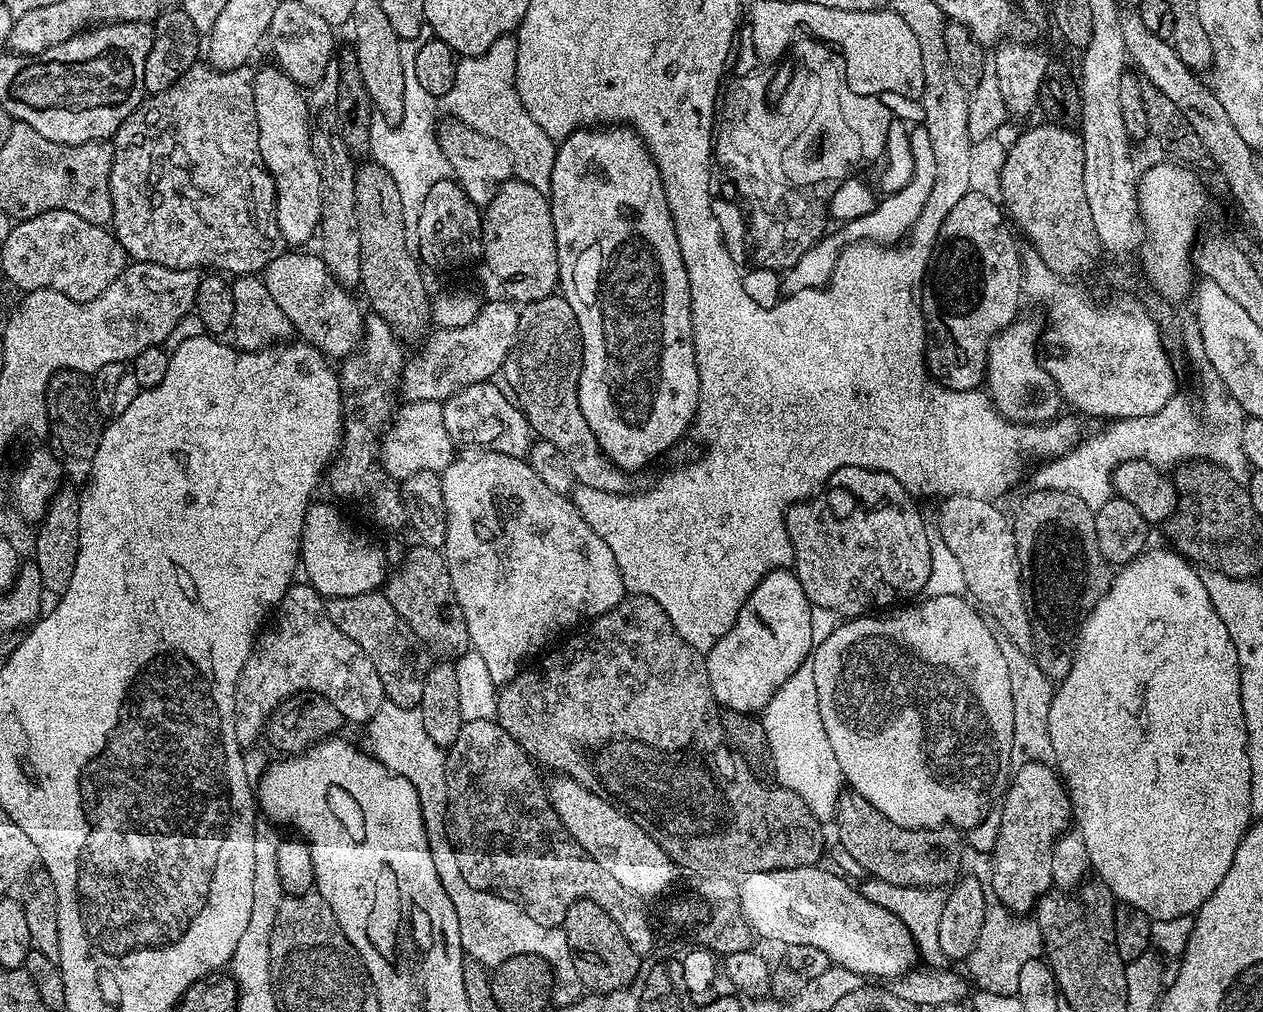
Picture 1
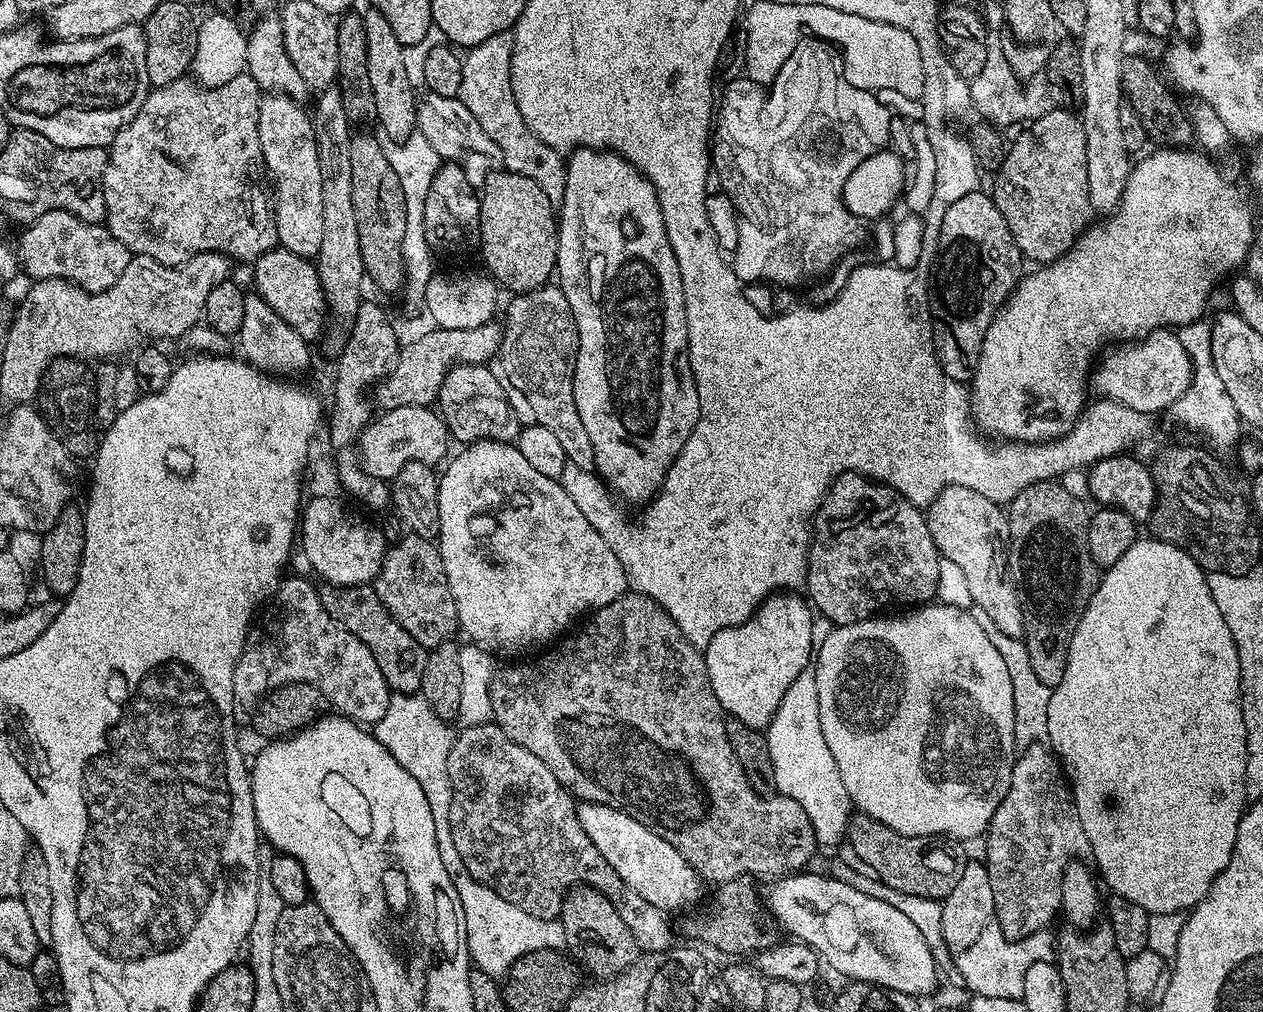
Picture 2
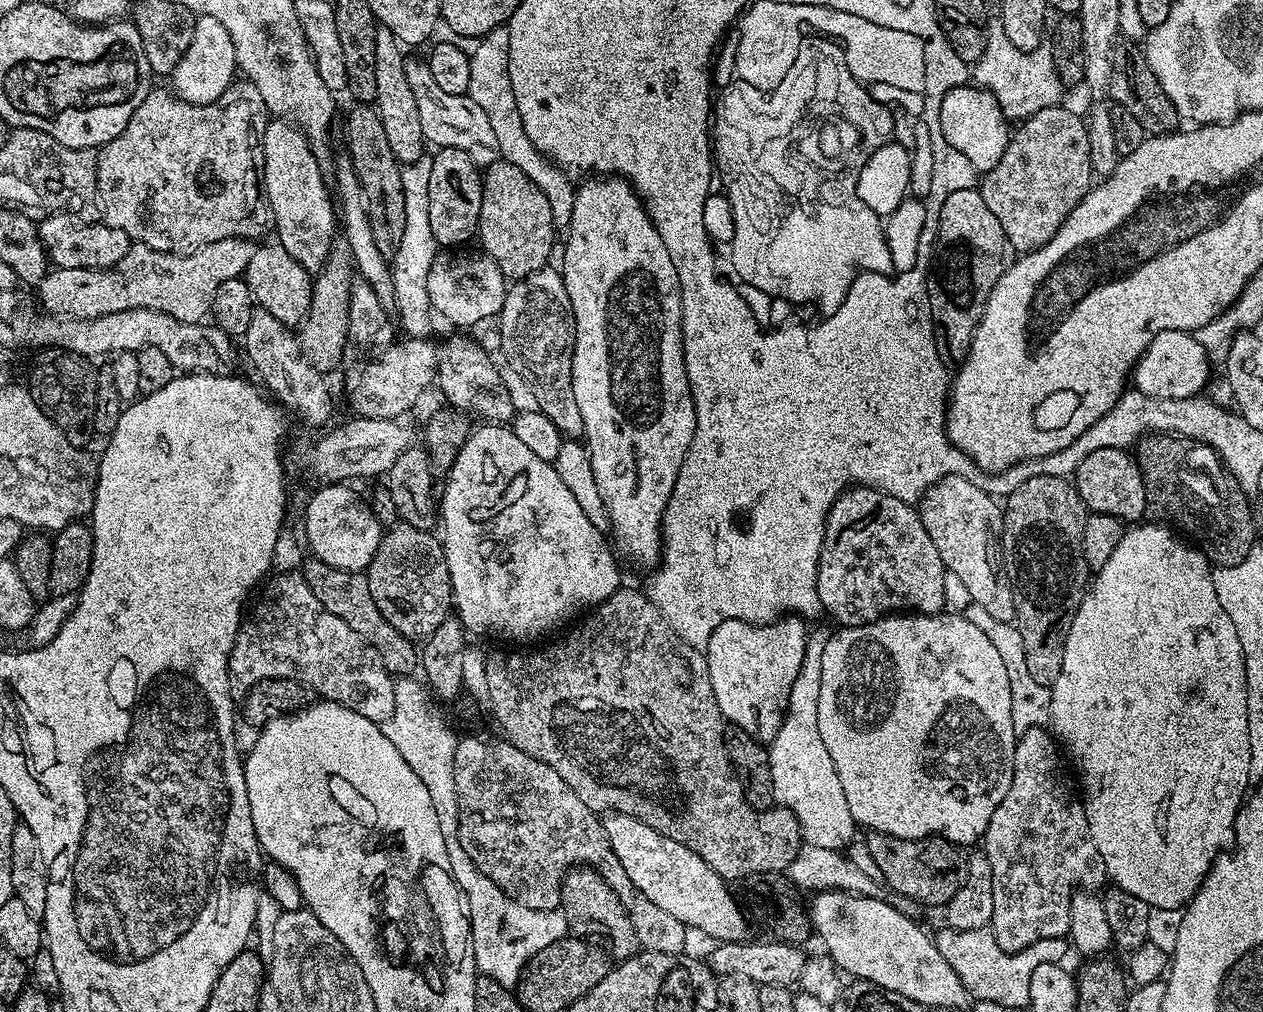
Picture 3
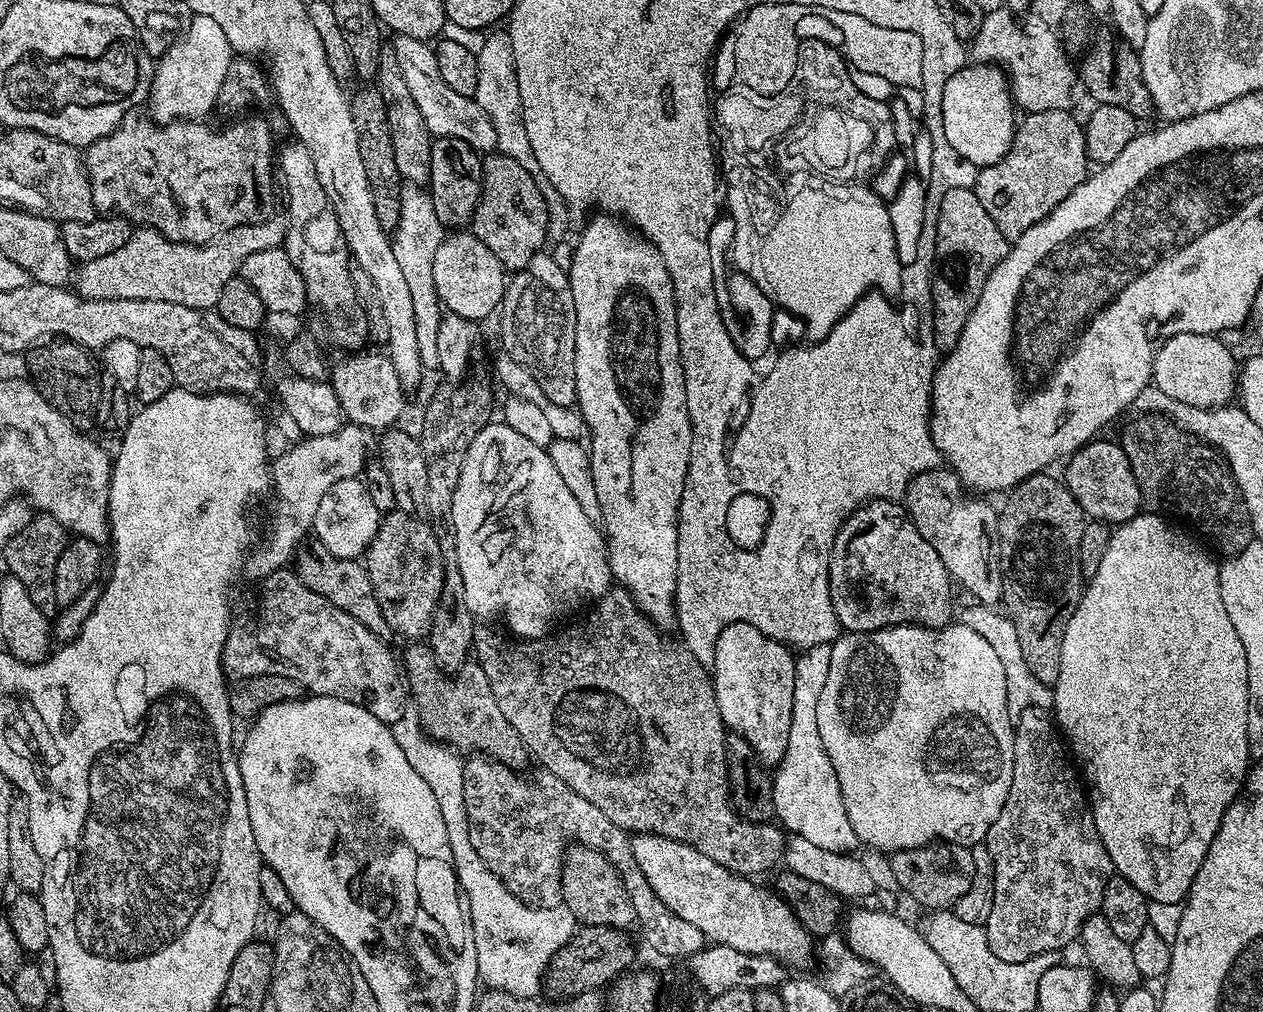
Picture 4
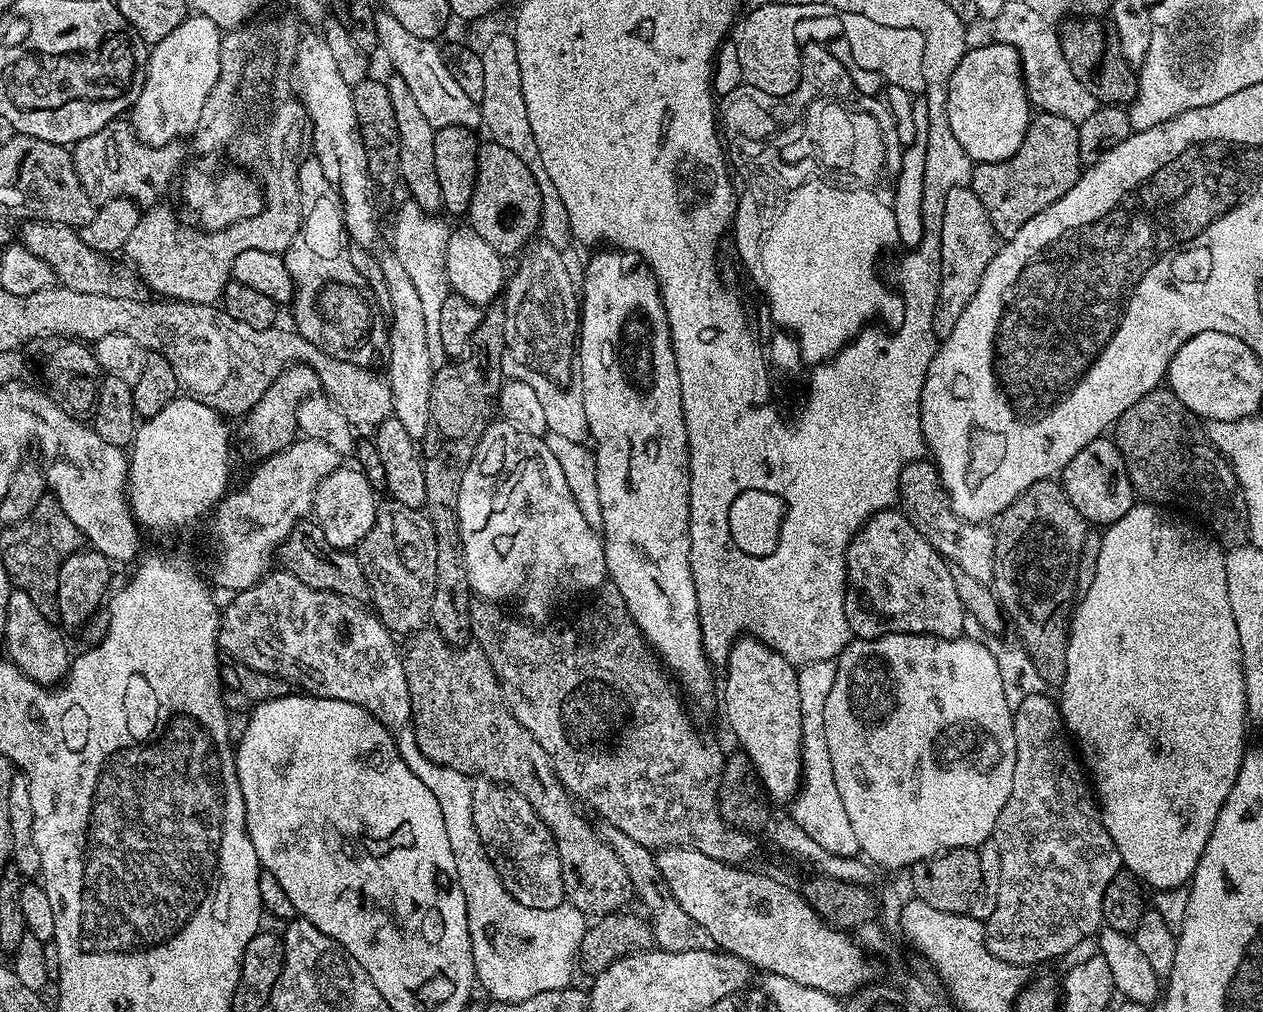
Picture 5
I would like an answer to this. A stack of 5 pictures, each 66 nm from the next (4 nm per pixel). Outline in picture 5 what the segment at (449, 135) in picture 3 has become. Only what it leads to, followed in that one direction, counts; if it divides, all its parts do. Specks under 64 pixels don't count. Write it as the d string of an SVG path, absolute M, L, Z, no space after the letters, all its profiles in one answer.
M380 10L376 14L375 43L378 48L380 44L381 50L388 55L388 60L392 63L391 71L402 77L406 81L406 86L410 86L422 115L426 122L430 122L432 128L462 126L476 130L481 127L482 113L479 103L467 96L458 87L458 82L454 82L450 70L446 70L444 54L436 40L418 38L418 34L410 34L410 30L406 30L406 26L398 22L398 18Z

